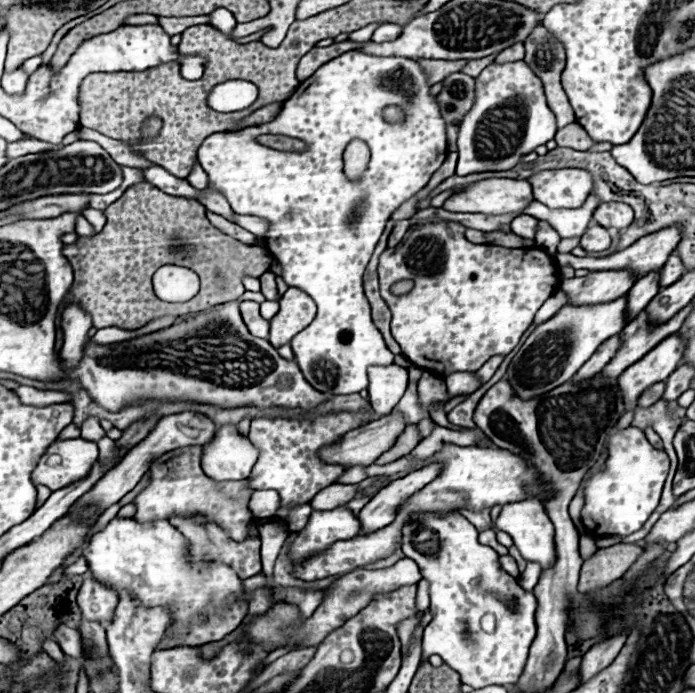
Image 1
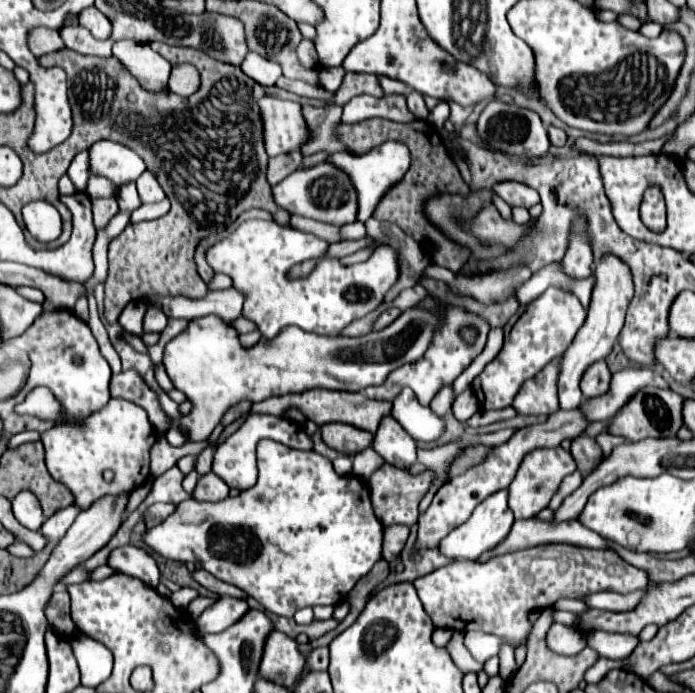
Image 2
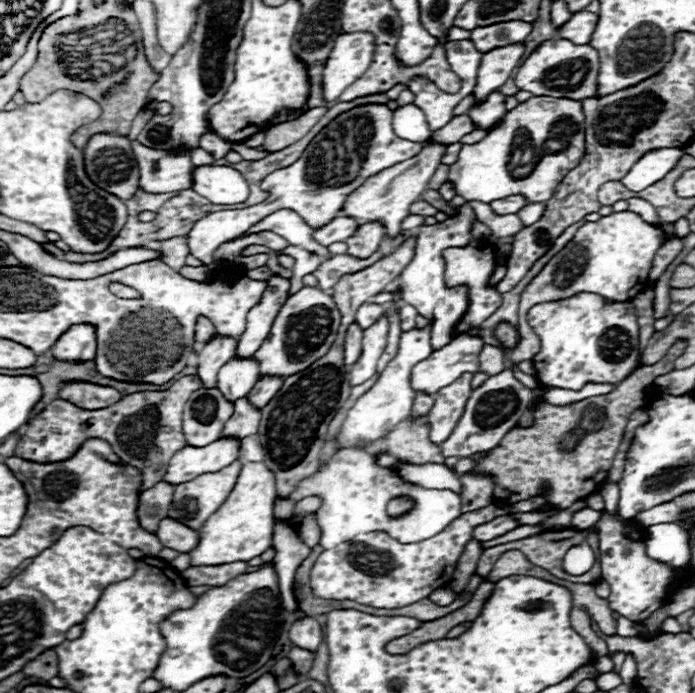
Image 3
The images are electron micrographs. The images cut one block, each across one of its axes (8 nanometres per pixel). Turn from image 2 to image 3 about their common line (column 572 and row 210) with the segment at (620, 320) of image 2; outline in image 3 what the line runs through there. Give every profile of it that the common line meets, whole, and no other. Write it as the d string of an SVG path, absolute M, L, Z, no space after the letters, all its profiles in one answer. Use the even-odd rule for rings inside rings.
M428 144L414 160L406 160L402 164L394 164L374 176L370 176L362 188L356 188L344 202L340 214L354 218L358 224L370 222L370 220L382 220L386 224L386 236L398 234L400 222L410 214L410 204L422 196L426 190L426 184L430 182L434 170L440 166L440 158L444 154L444 148L438 144Z

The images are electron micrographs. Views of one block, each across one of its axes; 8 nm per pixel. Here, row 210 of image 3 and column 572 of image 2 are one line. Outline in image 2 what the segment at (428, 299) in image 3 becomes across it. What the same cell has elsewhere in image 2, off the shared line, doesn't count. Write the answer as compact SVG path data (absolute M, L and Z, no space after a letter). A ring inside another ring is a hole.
M562 446L536 448L536 450L528 452L524 456L524 462L520 464L520 470L518 470L516 478L508 486L508 490L510 490L510 508L512 508L514 516L516 518L532 518L540 510L544 510L548 506L550 498L554 496L554 492L558 490L560 482L564 480L564 476L572 474L574 470L576 470L576 462L574 462L572 454L568 450L564 450Z

